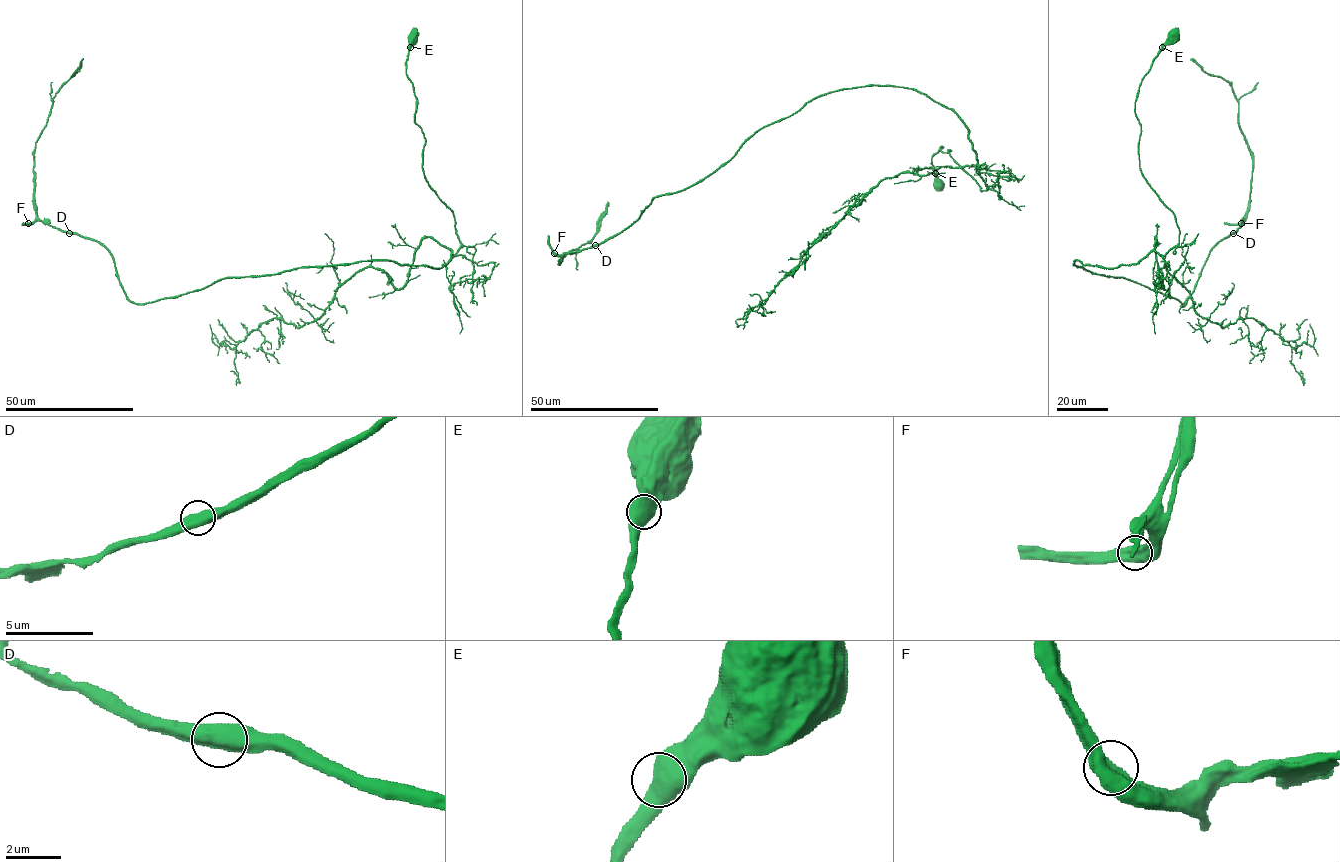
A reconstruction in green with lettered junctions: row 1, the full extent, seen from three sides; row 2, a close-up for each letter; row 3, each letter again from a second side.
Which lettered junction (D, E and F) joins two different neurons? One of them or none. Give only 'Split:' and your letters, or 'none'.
Split: F

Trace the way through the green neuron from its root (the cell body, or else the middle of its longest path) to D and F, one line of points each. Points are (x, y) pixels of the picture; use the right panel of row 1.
D: (1173, 37), (1135, 112), (1140, 170), (1179, 241), (1135, 264), (1074, 263), (1182, 304), (1233, 233)
F: (1173, 37), (1135, 112), (1140, 170), (1179, 241), (1135, 264), (1074, 263), (1182, 304), (1241, 224)

